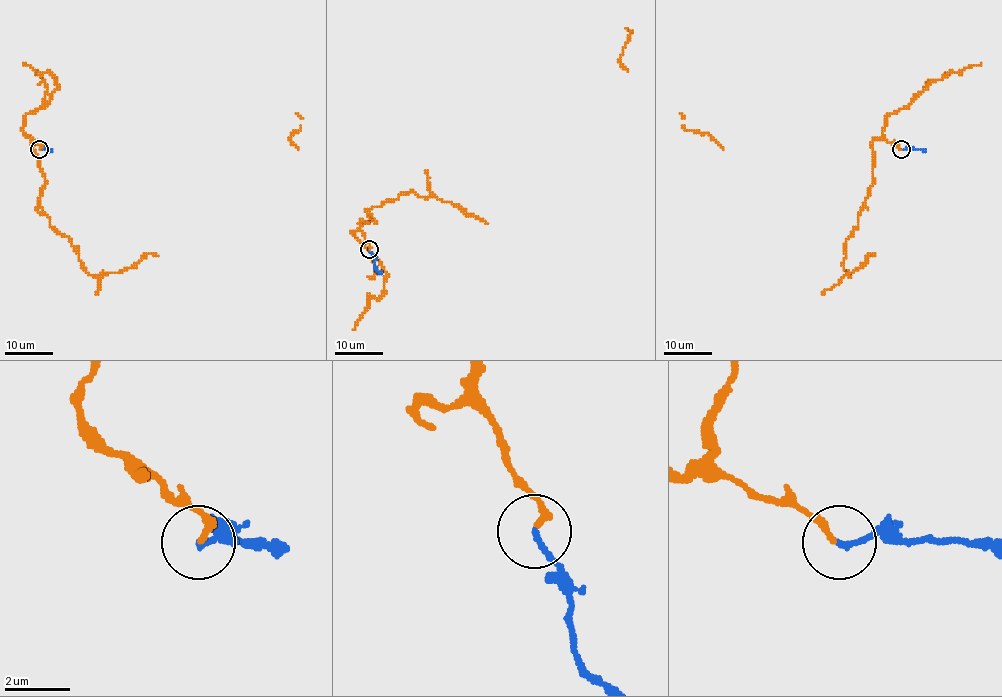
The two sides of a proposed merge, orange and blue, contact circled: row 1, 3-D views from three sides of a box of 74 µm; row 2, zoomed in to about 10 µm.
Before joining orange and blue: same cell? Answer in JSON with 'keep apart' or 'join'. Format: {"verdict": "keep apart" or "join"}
{"verdict": "join"}

